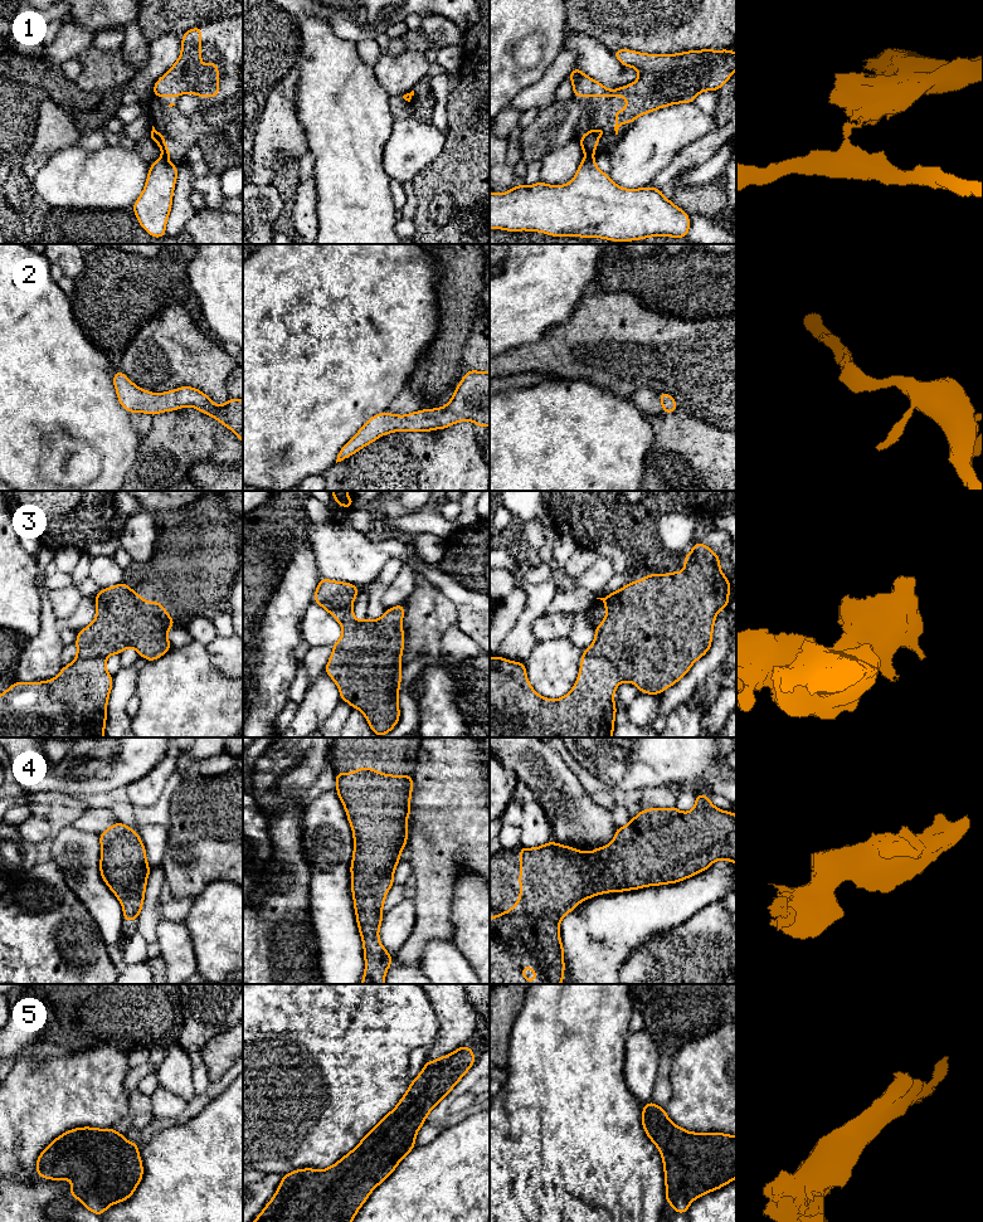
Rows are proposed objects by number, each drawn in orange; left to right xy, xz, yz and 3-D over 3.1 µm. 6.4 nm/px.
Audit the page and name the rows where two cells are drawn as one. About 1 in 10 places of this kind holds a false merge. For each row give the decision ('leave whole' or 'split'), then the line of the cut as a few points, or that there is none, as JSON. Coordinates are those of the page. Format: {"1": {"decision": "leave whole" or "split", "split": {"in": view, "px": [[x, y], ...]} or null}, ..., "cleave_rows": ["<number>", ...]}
{"1": {"decision": "split", "split": {"in": "yz", "px": [[590, 155], [585, 157]]}}, "2": {"decision": "leave whole", "split": null}, "3": {"decision": "split", "split": {"in": "yz", "px": [[584, 652], [592, 656], [606, 657], [616, 667], [622, 681]]}}, "4": {"decision": "leave whole", "split": null}, "5": {"decision": "leave whole", "split": null}, "cleave_rows": ["1", "3"]}

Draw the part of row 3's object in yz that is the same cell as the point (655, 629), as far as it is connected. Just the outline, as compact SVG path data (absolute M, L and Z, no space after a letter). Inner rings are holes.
M697 541L694 542L692 551L683 555L683 560L685 568L681 573L649 574L604 598L597 598L604 603L607 615L594 629L594 642L584 648L584 653L608 658L617 667L621 681L636 685L641 693L658 695L678 682L710 649L717 613L729 607L730 580L720 569L719 555Z

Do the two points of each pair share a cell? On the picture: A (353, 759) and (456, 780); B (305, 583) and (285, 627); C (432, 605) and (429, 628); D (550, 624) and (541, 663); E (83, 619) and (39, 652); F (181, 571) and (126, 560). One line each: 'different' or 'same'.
A: different
B: same
C: same
D: different
E: same
F: different

